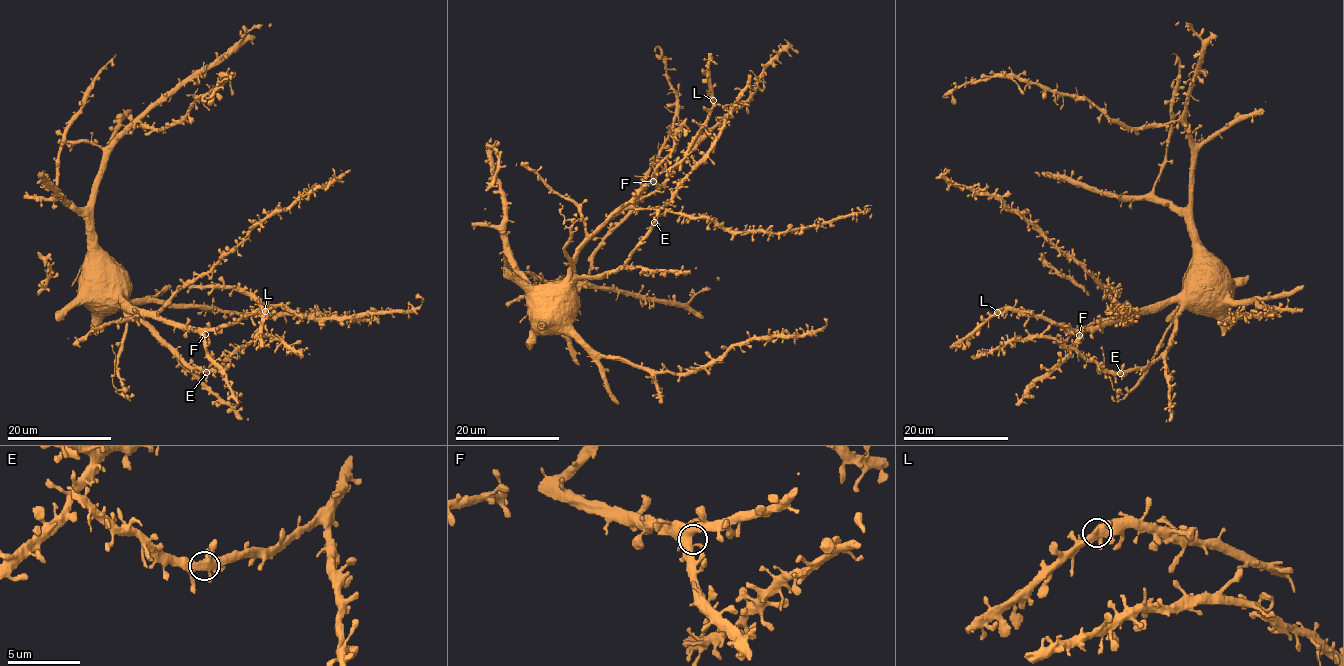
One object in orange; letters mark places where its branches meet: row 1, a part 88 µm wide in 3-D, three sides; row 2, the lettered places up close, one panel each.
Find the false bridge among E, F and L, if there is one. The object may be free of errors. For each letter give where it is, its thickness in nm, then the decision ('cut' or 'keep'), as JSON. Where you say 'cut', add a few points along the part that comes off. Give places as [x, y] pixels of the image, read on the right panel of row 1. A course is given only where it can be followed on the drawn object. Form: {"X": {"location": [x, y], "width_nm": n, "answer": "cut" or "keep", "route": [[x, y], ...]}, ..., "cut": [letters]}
{"E": {"location": [1120, 373], "width_nm": 400, "answer": "keep"}, "F": {"location": [1079, 335], "width_nm": 480, "answer": "keep"}, "L": {"location": [997, 312], "width_nm": 440, "answer": "keep"}, "cut": []}

